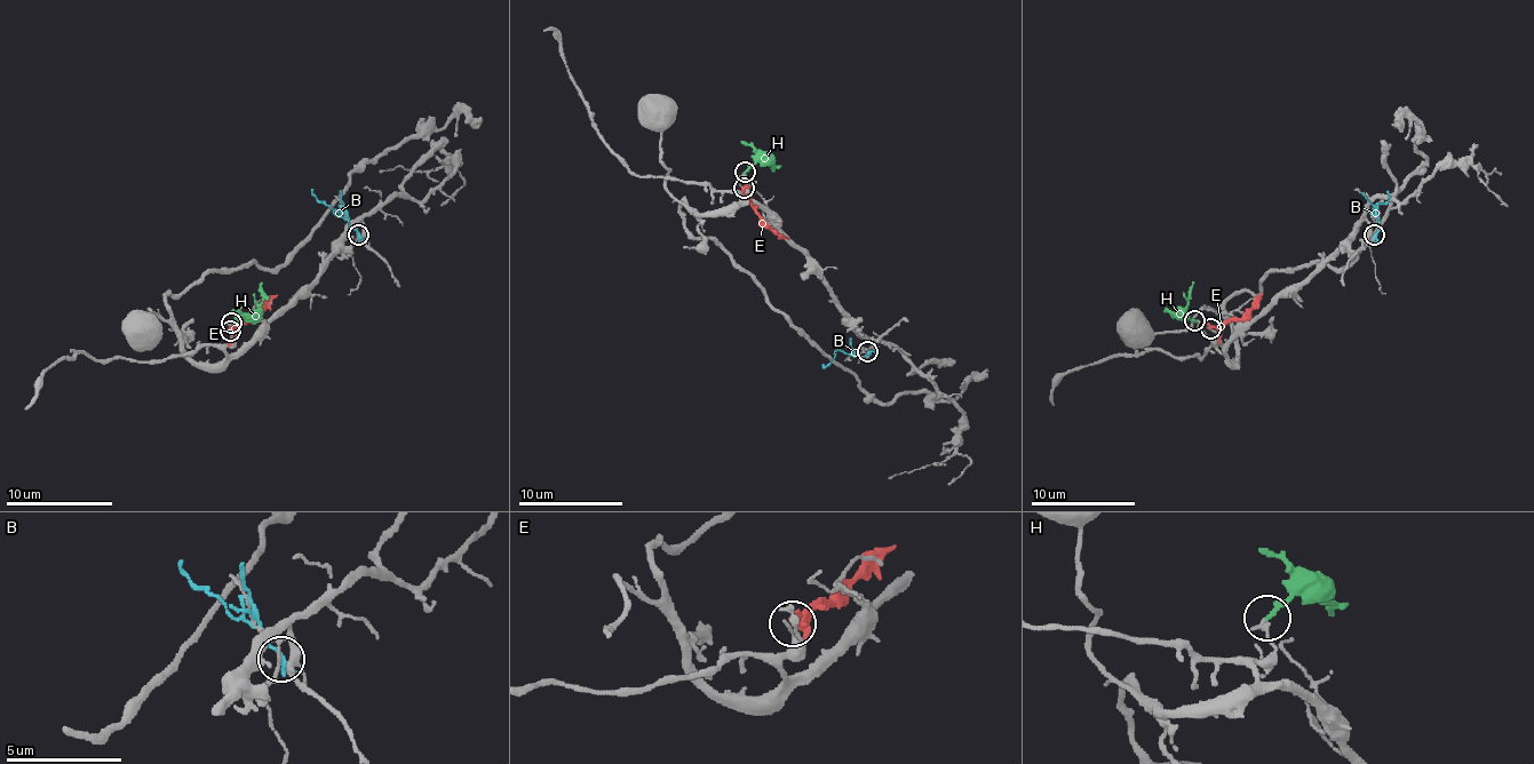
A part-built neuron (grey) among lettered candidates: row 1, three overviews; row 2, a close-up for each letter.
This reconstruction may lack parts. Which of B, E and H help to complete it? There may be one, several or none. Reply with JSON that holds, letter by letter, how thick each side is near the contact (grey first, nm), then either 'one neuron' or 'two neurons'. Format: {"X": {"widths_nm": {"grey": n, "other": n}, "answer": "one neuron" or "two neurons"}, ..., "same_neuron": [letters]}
{"B": {"widths_nm": {"grey": 100, "other": 240}, "answer": "two neurons"}, "E": {"widths_nm": {"grey": 130, "other": 280}, "answer": "two neurons"}, "H": {"widths_nm": {"grey": 180, "other": 200}, "answer": "two neurons"}, "same_neuron": []}

